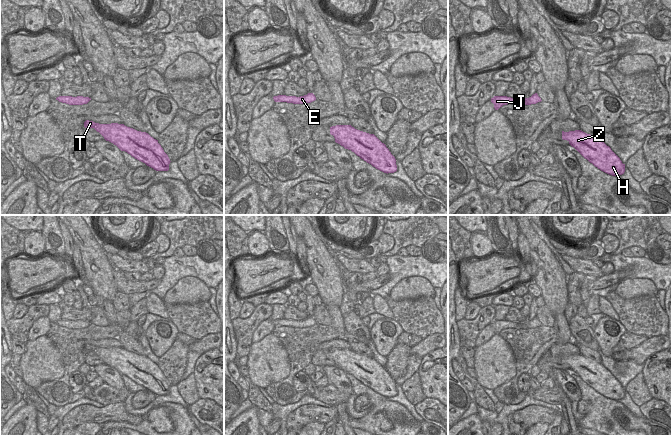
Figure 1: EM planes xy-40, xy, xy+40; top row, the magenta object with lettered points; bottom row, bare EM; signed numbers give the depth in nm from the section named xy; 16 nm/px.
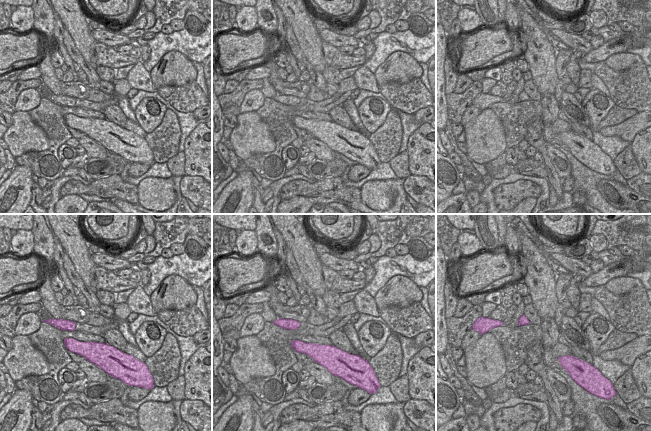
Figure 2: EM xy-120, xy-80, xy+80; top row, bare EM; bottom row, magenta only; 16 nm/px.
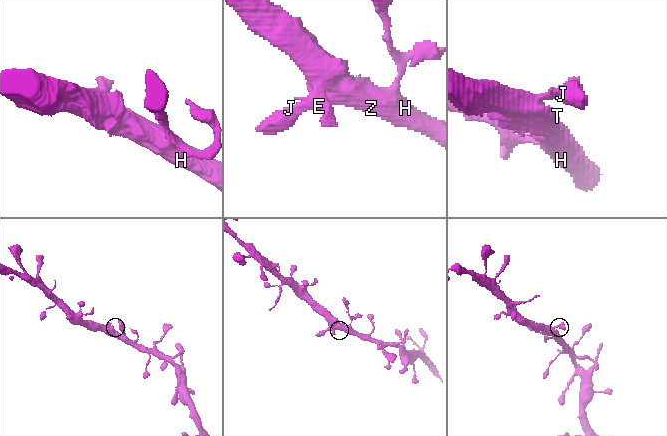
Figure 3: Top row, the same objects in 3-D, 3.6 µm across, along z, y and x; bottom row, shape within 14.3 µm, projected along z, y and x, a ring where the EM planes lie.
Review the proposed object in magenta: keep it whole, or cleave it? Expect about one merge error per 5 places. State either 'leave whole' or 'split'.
leave whole

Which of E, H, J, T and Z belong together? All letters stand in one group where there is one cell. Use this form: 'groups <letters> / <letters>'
groups E H J T Z

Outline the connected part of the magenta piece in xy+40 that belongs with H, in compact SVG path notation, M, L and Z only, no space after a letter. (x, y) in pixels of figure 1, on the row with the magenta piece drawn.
M581 130L564 132L562 139L567 140L585 159L601 171L619 176L625 172L625 164L601 139Z

